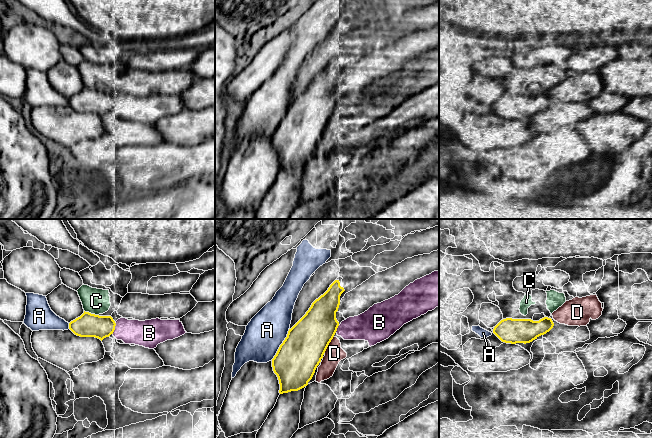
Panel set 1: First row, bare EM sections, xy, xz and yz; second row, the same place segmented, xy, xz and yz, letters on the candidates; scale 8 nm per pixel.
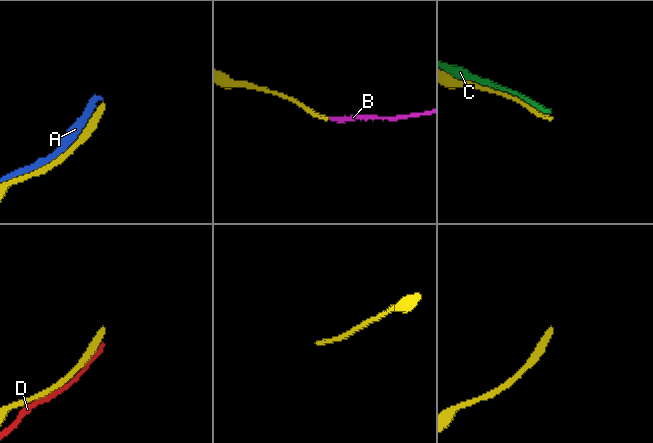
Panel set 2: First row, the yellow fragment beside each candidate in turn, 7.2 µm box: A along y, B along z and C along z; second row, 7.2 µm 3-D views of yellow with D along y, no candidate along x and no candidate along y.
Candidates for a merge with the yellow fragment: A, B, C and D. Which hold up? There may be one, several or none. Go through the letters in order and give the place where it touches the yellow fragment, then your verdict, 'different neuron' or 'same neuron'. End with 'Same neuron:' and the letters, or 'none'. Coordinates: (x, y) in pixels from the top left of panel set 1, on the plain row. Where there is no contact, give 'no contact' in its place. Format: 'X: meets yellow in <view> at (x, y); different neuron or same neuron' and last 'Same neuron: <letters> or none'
A: meets yellow in xz at (281, 120); different neuron
B: meets yellow in xy at (114, 104); same neuron
C: meets yellow in xy at (90, 89); different neuron
D: meets yellow in xz at (328, 120); different neuron
Same neuron: B

